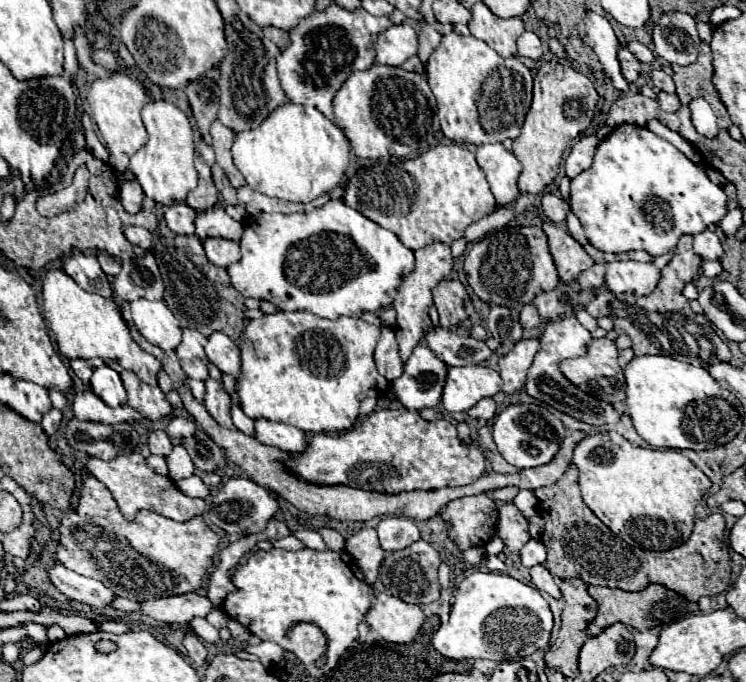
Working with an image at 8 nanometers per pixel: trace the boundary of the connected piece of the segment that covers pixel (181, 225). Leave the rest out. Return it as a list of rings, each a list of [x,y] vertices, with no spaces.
[[[173,204],[163,214],[167,228],[175,234],[193,234],[195,216],[197,216],[197,212],[193,208],[189,208],[187,204]]]

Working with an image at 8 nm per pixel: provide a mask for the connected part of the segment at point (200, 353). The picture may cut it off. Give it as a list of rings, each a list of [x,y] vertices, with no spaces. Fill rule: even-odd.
[[[185,328],[183,330],[183,340],[177,346],[177,356],[181,362],[183,372],[189,378],[197,378],[197,380],[205,380],[207,374],[207,356],[205,356],[204,345],[207,338],[201,336],[197,330]]]

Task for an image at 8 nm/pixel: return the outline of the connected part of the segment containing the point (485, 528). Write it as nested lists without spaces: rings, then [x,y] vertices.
[[[489,495],[466,496],[466,503],[451,501],[439,512],[451,524],[451,538],[459,550],[483,546],[495,534],[497,512]]]

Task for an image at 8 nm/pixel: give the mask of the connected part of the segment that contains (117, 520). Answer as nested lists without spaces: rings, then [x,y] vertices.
[[[91,474],[83,480],[77,508],[61,518],[59,534],[57,560],[63,566],[95,578],[113,594],[135,602],[199,590],[219,546],[219,536],[201,516],[175,522],[141,510],[133,522],[127,522],[107,486]]]

